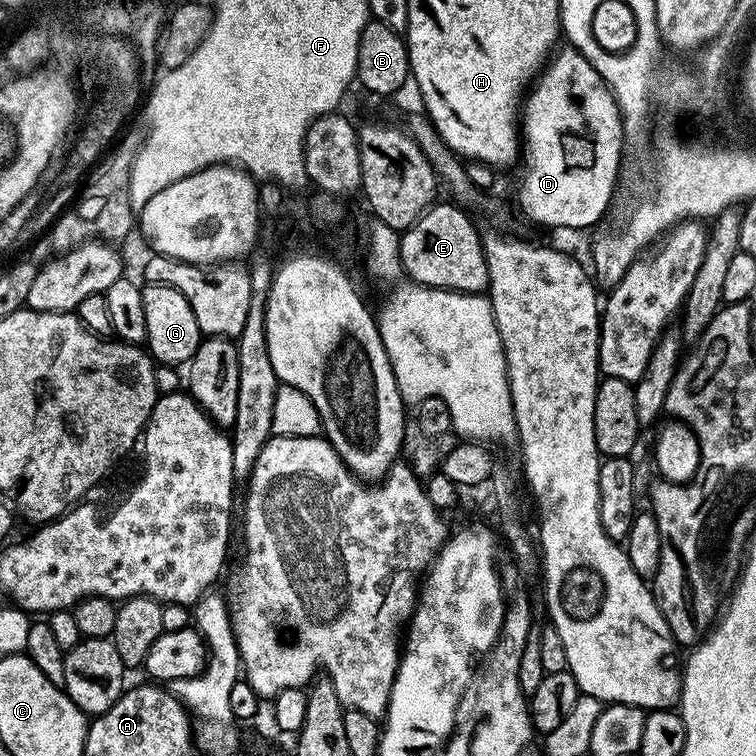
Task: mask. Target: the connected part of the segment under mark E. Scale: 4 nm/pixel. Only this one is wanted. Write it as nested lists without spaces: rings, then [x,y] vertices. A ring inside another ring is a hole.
[[[433,203],[400,238],[400,265],[409,281],[425,288],[447,288],[450,292],[480,294],[488,286],[488,260],[484,257],[484,241],[476,233],[472,220],[463,207],[455,203]]]

